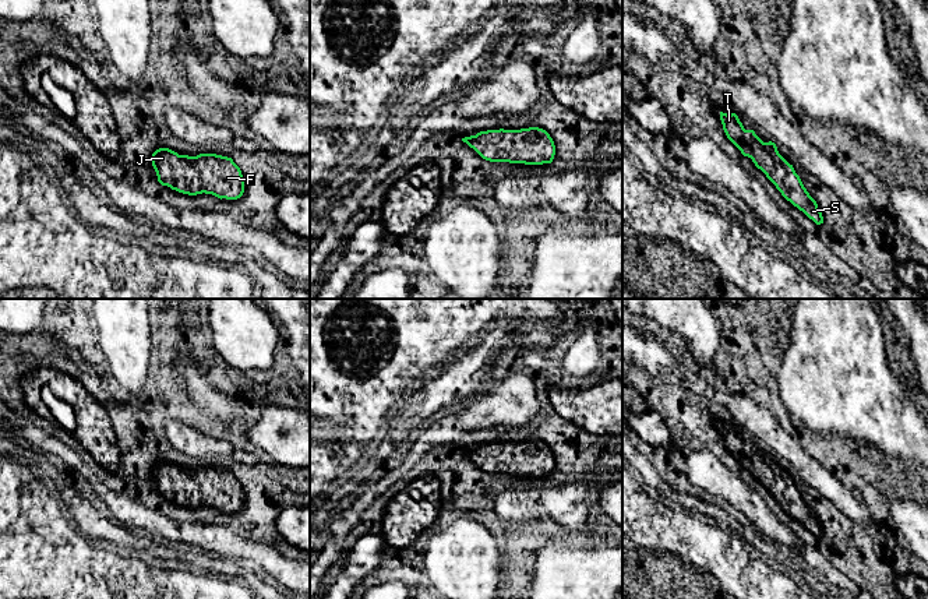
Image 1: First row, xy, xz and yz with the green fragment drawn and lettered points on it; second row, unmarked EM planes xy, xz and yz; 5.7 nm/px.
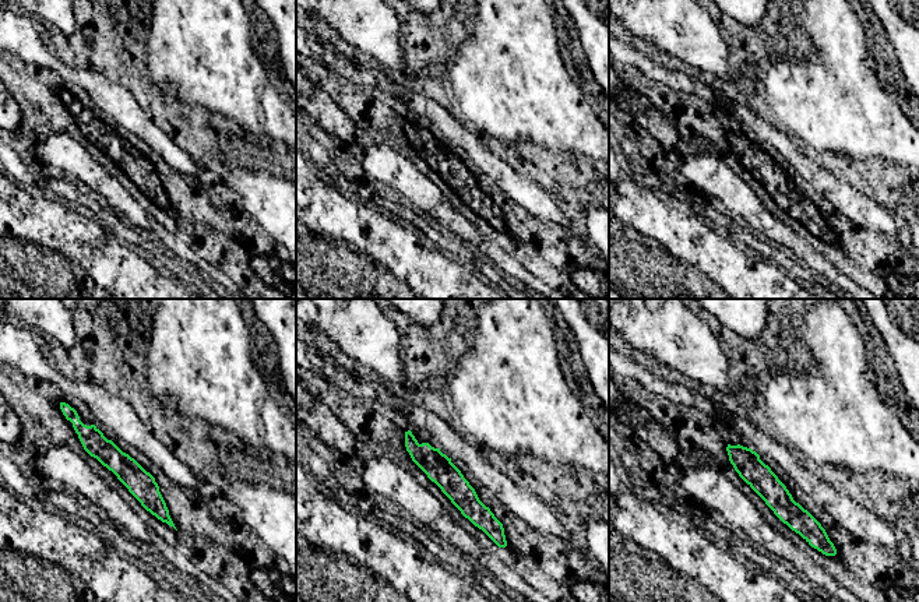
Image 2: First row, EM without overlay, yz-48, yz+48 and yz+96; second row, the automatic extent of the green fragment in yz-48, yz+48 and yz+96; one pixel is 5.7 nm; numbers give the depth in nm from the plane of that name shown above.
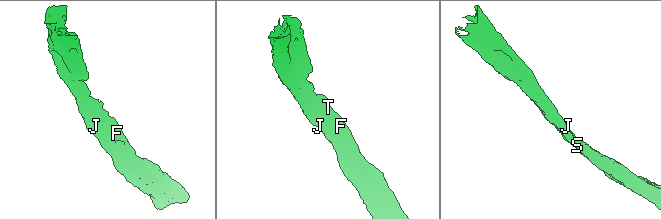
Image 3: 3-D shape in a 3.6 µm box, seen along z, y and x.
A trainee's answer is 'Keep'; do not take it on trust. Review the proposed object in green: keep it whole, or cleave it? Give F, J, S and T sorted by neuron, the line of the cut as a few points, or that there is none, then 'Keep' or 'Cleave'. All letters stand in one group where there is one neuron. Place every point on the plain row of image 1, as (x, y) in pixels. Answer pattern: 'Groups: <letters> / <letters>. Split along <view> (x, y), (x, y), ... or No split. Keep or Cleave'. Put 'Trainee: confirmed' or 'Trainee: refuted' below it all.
Groups: F J S T. No split. Keep
Trainee: confirmed

